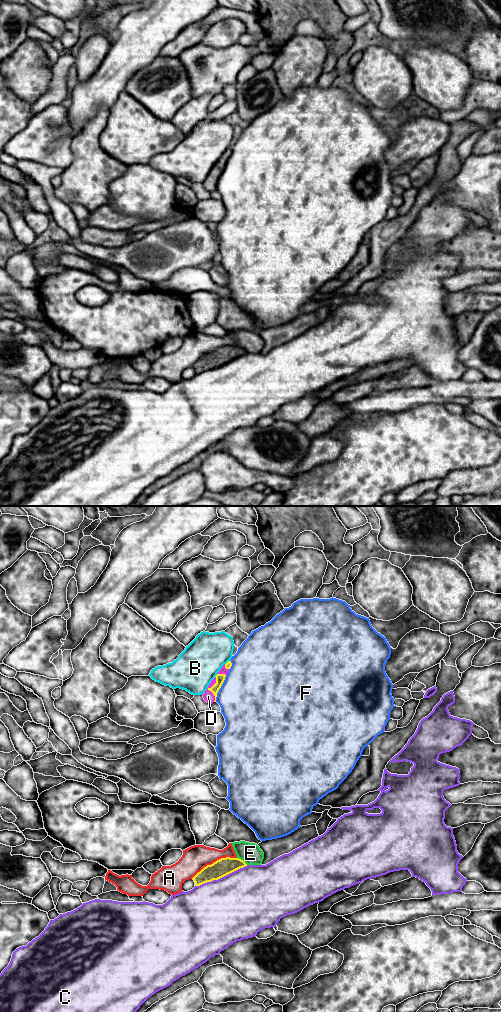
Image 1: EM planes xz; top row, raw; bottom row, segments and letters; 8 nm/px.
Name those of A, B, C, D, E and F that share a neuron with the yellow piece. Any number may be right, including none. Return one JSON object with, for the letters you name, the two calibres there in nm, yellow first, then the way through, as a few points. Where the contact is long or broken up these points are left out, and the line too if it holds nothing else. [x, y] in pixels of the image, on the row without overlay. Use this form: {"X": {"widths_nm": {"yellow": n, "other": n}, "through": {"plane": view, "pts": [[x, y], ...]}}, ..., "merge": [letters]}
{"D": {"widths_nm": {"yellow": 70, "other": 90}, "through": {"plane": "xz", "pts": [[220, 166], [208, 177], [208, 184]]}}, "merge": ["D"]}

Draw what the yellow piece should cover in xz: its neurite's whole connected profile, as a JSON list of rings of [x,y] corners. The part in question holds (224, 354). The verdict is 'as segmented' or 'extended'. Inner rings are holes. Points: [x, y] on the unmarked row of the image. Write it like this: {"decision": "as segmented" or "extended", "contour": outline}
{"decision": "as segmented", "contour": [[[221,346],[213,352],[204,355],[192,367],[195,370],[195,374],[200,374],[204,371],[218,368],[245,354],[247,352],[239,346]]]}

